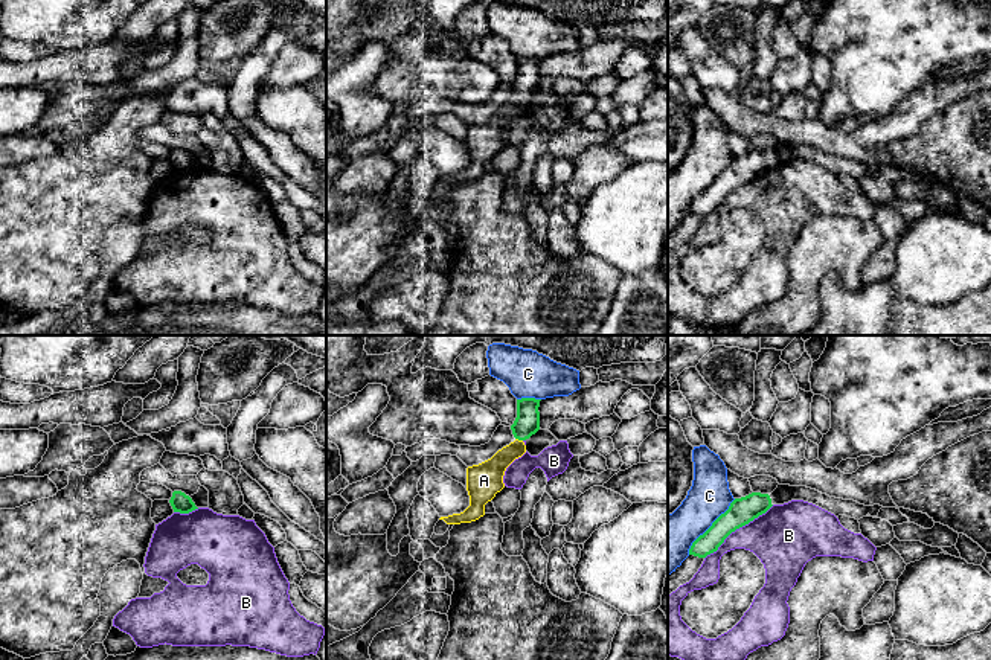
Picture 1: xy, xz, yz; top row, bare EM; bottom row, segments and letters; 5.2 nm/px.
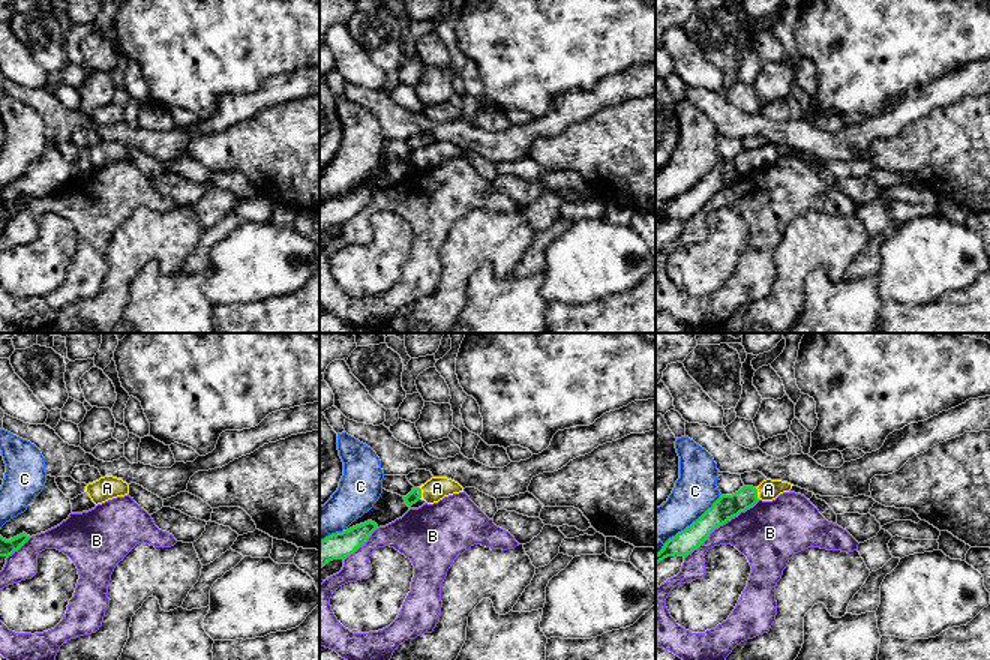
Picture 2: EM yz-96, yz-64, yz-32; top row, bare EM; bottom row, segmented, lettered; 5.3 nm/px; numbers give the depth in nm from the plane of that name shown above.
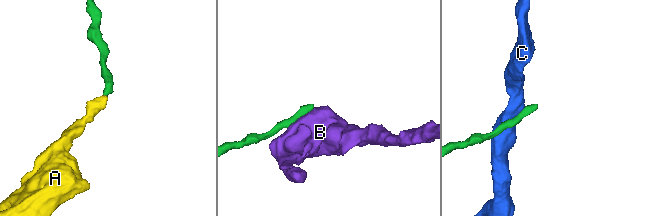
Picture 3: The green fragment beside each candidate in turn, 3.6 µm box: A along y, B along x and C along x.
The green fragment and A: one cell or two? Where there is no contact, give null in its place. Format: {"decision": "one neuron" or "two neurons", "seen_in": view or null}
{"decision": "one neuron", "seen_in": "xz"}

